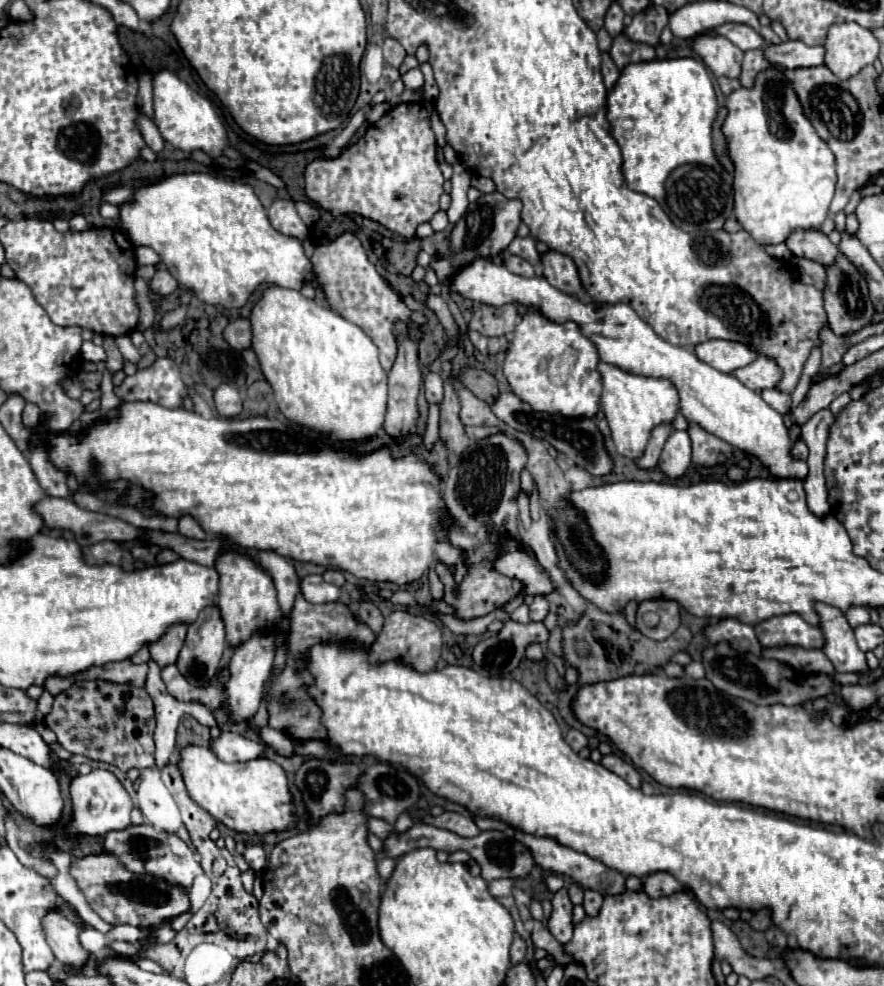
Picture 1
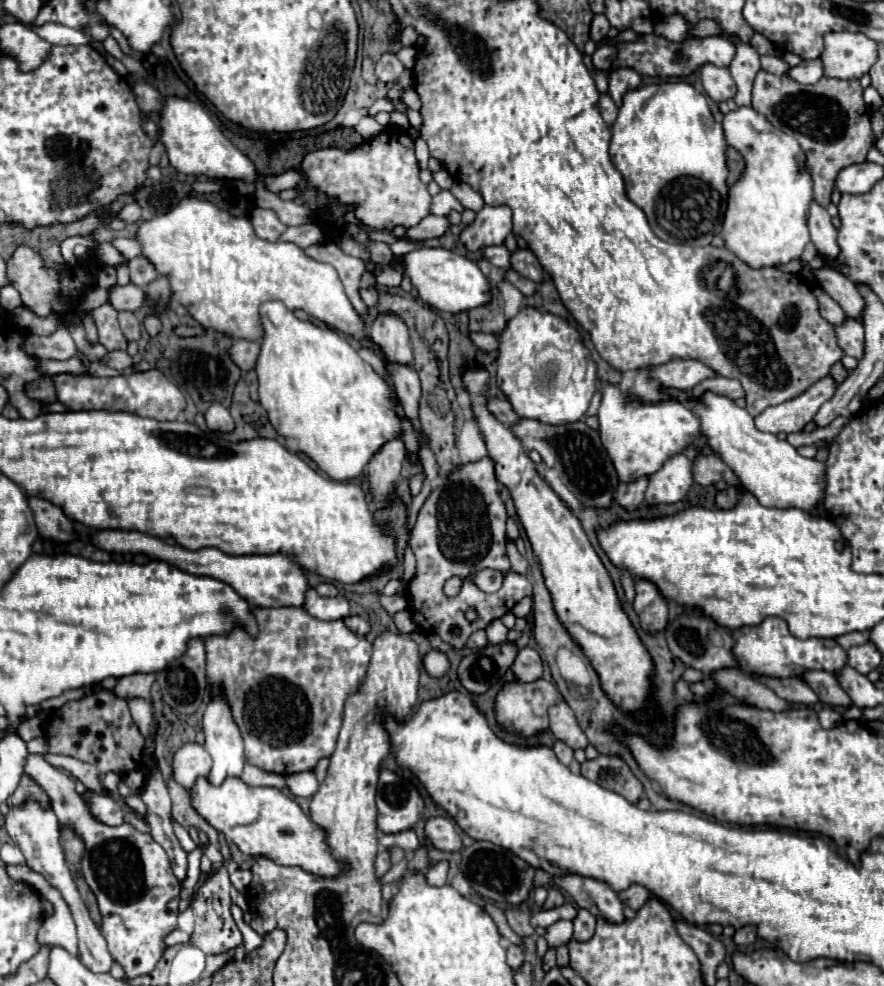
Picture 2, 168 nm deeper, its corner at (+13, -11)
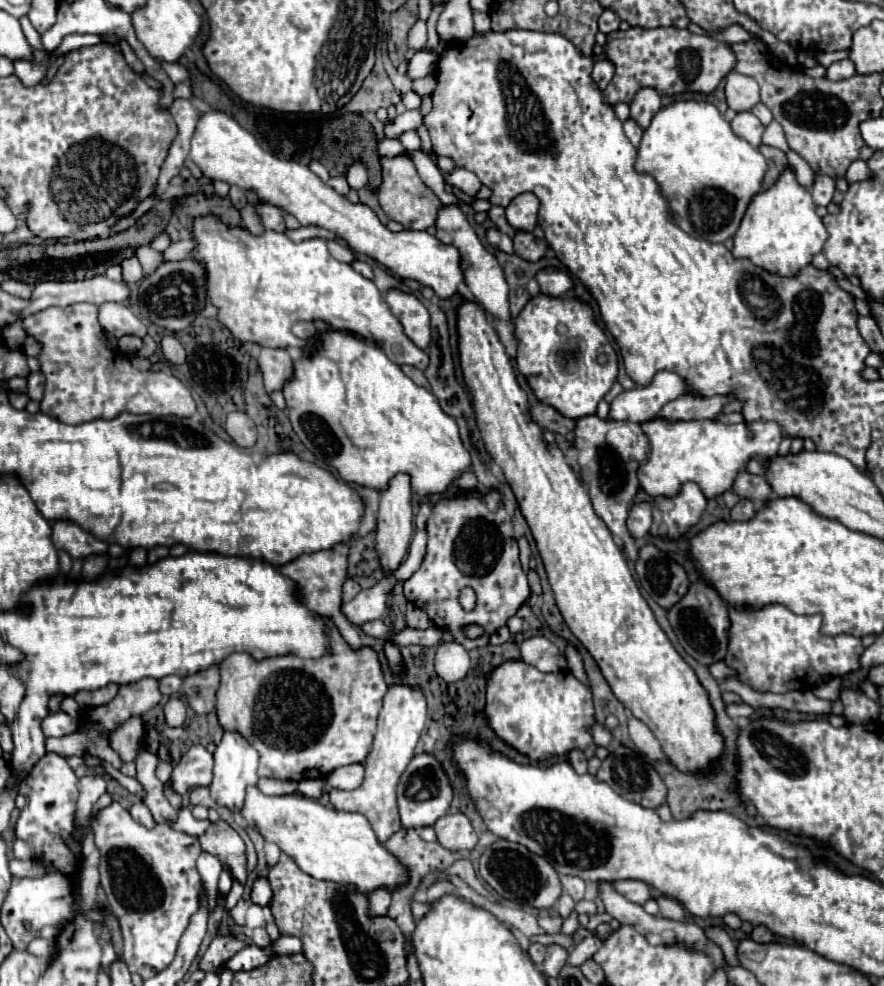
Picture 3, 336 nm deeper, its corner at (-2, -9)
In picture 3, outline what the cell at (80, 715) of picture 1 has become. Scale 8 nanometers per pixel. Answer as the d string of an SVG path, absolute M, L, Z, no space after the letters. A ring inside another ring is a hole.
M135 716L129 718L111 734L111 746L119 752L123 762L133 762L139 752L139 746L143 746L143 738L145 738L145 724L139 716Z

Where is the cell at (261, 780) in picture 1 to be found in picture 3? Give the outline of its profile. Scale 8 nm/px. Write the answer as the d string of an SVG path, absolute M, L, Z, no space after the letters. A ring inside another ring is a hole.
M255 786L247 788L247 798L239 814L255 826L267 842L275 842L305 874L317 880L329 880L365 896L377 888L393 892L409 882L409 868L379 842L363 814L341 812L301 794L267 796Z

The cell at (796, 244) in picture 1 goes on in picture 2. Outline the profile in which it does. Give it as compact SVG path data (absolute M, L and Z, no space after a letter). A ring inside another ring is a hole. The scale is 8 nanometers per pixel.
M822 266L818 270L812 270L812 274L814 274L816 282L820 284L820 288L824 288L832 296L832 300L836 300L844 308L846 316L860 320L864 300L852 280L848 280L844 274L840 274L838 270L834 270L830 266Z

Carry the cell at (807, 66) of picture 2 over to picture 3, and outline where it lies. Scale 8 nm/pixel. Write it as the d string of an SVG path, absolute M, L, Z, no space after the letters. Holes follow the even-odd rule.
M847 58L847 60L839 60L839 62L833 62L829 68L827 68L827 78L829 80L843 80L843 78L851 78L855 76L857 70L855 70L855 64Z

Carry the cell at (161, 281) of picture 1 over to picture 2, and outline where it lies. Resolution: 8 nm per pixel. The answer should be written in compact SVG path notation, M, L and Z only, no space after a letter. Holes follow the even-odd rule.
M126 284L126 286L114 286L110 290L110 298L108 302L116 308L116 310L138 310L142 308L142 304L146 302L146 292L144 288L136 286L136 284Z

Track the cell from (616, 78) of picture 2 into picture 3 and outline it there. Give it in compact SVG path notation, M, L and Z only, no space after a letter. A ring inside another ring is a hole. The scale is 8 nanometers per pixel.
M643 88L639 90L639 94L631 104L631 118L645 130L651 124L651 118L659 112L659 108L661 108L661 96L651 88Z

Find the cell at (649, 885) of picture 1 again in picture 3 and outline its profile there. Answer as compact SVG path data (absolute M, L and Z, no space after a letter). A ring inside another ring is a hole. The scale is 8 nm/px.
M615 880L611 882L611 886L629 902L635 902L635 904L645 904L651 898L649 886L641 880Z

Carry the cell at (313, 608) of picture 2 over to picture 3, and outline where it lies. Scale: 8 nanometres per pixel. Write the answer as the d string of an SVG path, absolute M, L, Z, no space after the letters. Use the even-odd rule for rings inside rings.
M383 578L375 586L367 588L367 590L361 590L351 602L345 602L341 606L341 610L347 616L347 620L355 626L361 626L363 622L383 618L385 616L387 590L391 590L393 584L395 584L393 578Z

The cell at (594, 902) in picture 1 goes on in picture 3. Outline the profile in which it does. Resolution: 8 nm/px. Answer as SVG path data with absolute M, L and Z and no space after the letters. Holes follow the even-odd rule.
M587 936L587 938L583 938L577 946L575 946L575 950L571 952L571 956L569 956L569 964L571 966L581 966L583 962L587 962L589 958L593 958L593 954L599 950L599 946L601 946L601 940L597 938L597 936Z

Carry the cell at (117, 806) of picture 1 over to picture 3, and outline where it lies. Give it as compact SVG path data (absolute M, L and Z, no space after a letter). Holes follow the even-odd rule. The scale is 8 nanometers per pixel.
M139 802L139 804L135 804L135 806L131 806L131 816L139 822L139 824L143 824L145 828L153 828L155 826L155 820L153 820L153 816L151 816L151 812L149 812L149 808L143 804L143 802Z

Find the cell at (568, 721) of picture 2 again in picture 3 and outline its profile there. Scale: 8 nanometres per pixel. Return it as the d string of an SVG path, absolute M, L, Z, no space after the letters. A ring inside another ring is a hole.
M595 724L591 732L593 732L593 738L595 738L597 746L605 746L607 748L613 742L613 734L609 730L605 730L601 724Z

